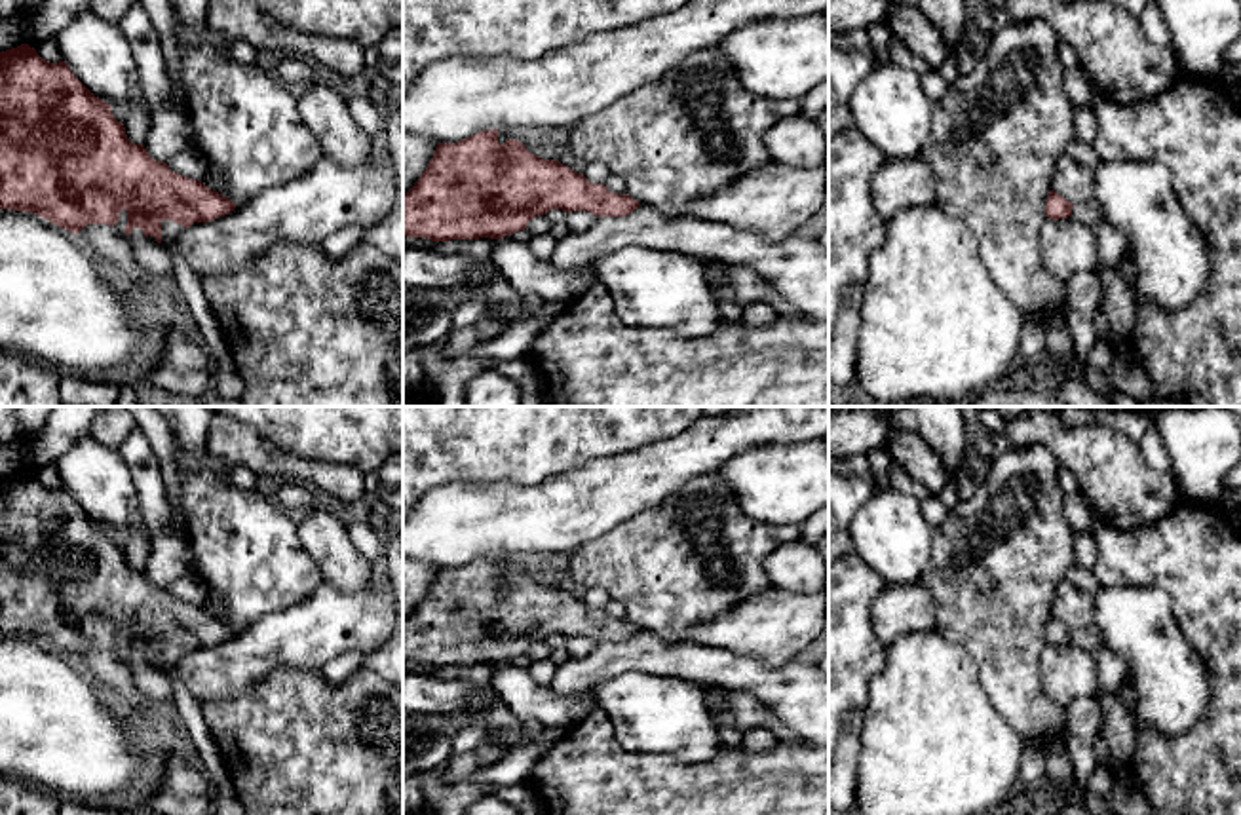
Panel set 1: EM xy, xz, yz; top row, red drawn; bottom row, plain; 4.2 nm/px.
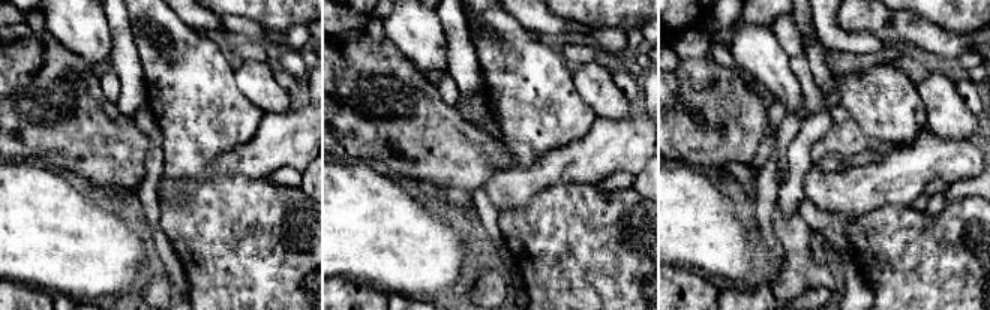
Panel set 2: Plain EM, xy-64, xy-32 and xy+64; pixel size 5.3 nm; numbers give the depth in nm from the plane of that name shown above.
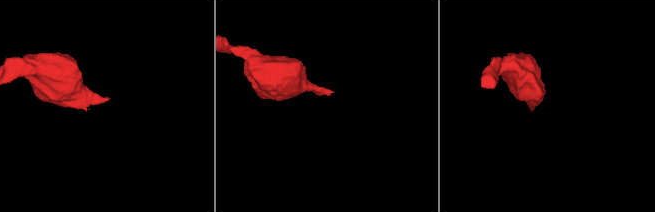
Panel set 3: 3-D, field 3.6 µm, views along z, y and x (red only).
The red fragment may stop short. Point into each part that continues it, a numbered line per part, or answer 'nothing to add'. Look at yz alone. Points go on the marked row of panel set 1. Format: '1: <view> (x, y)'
1: yz (1089, 211)

